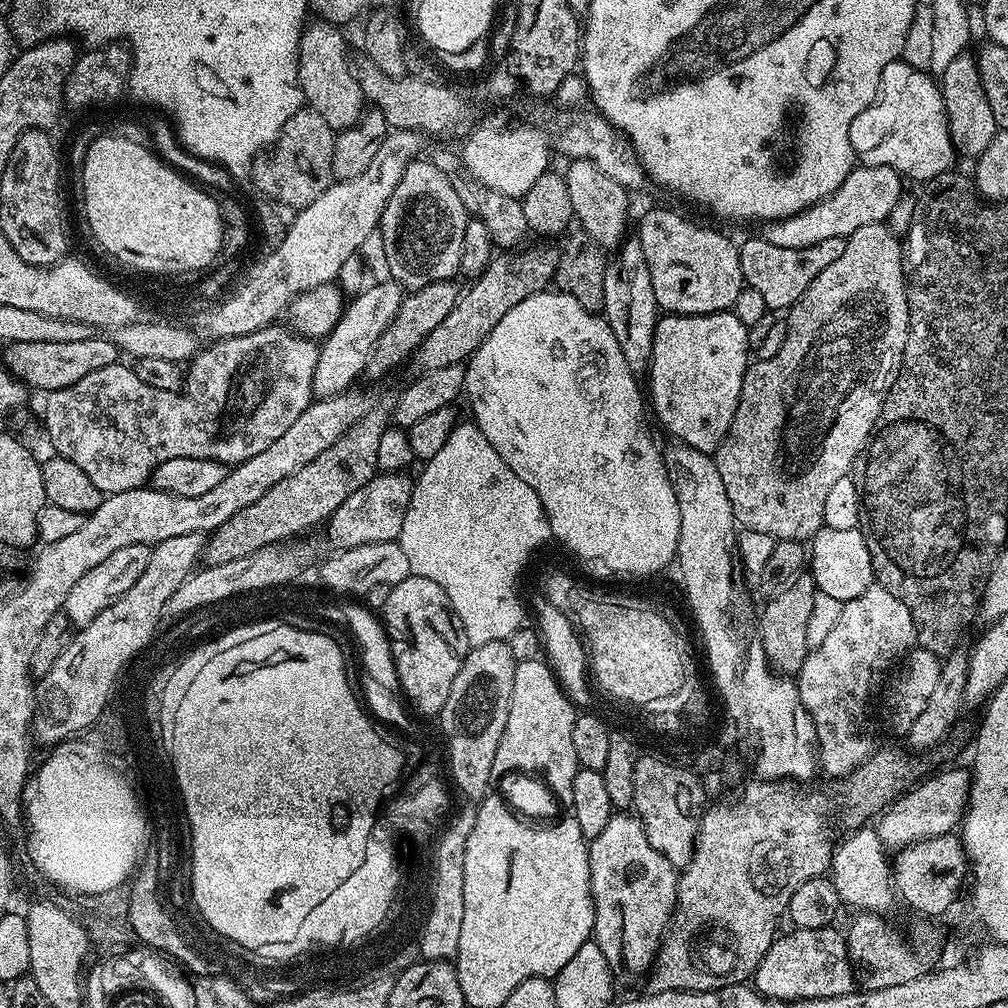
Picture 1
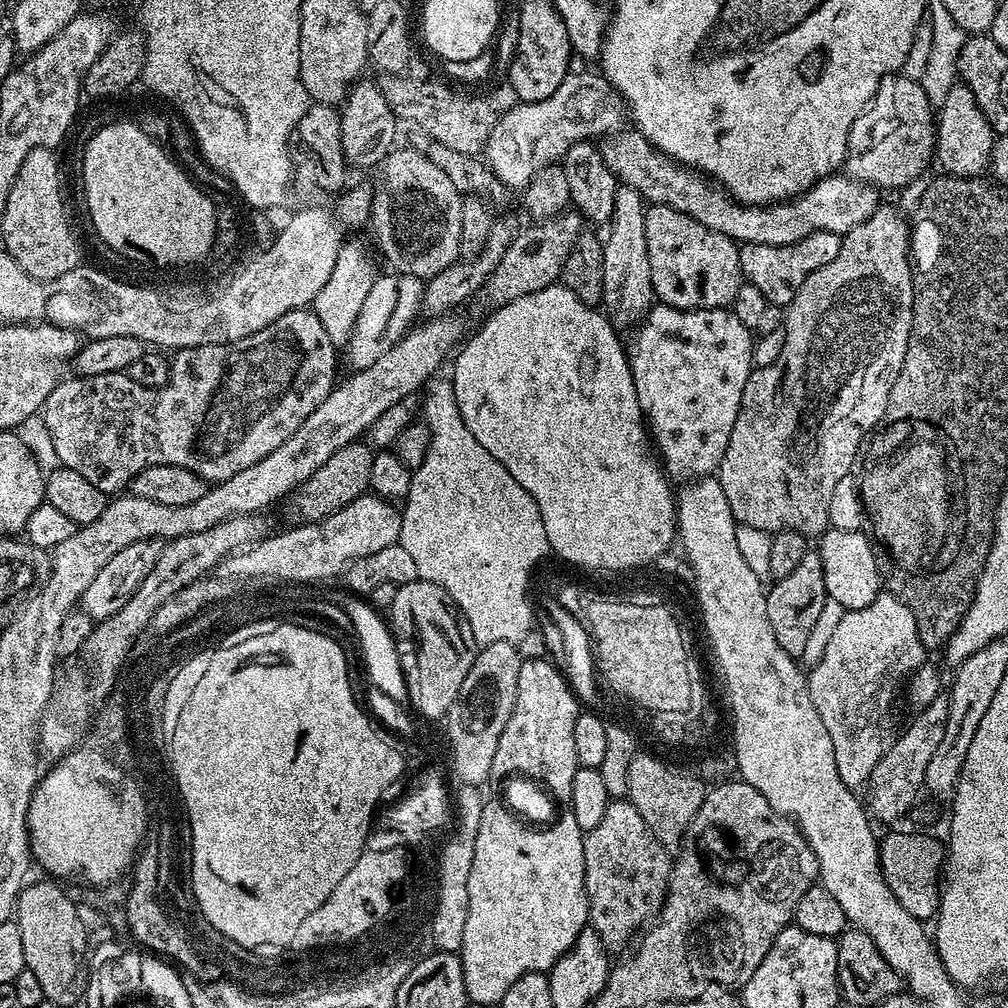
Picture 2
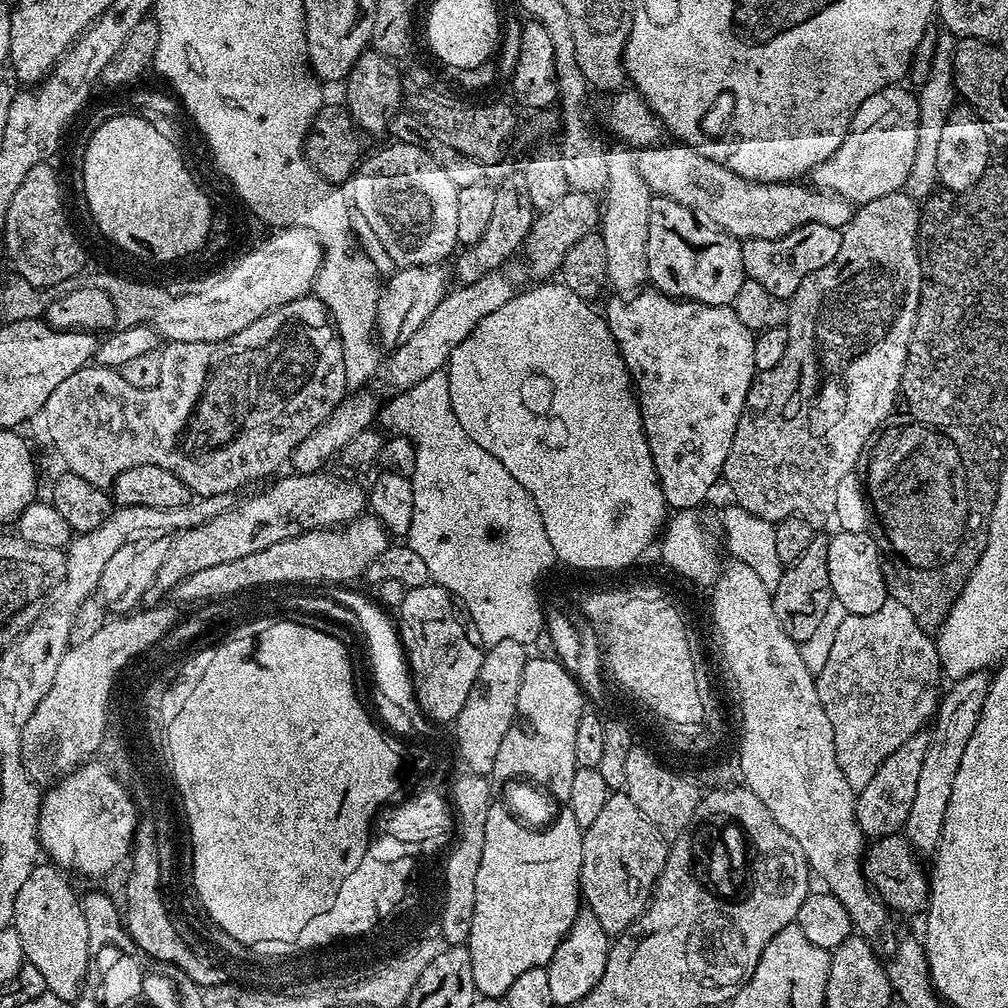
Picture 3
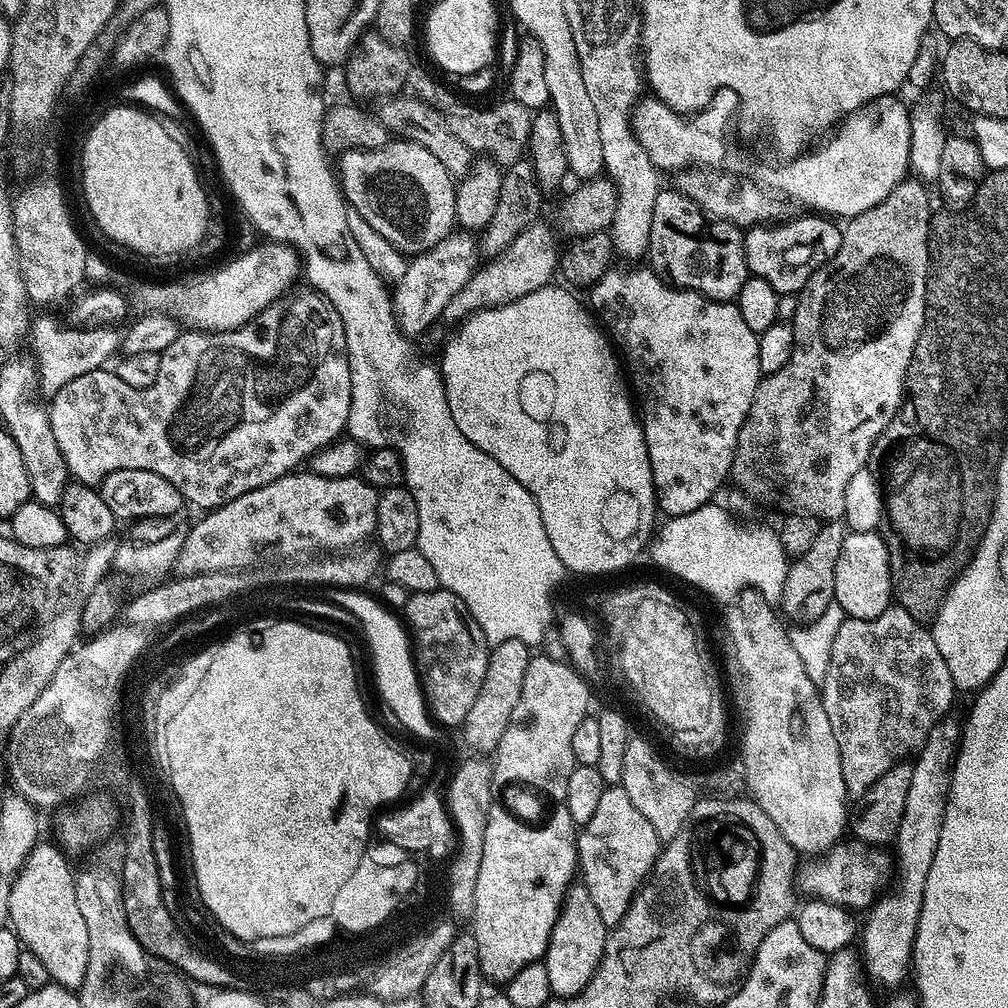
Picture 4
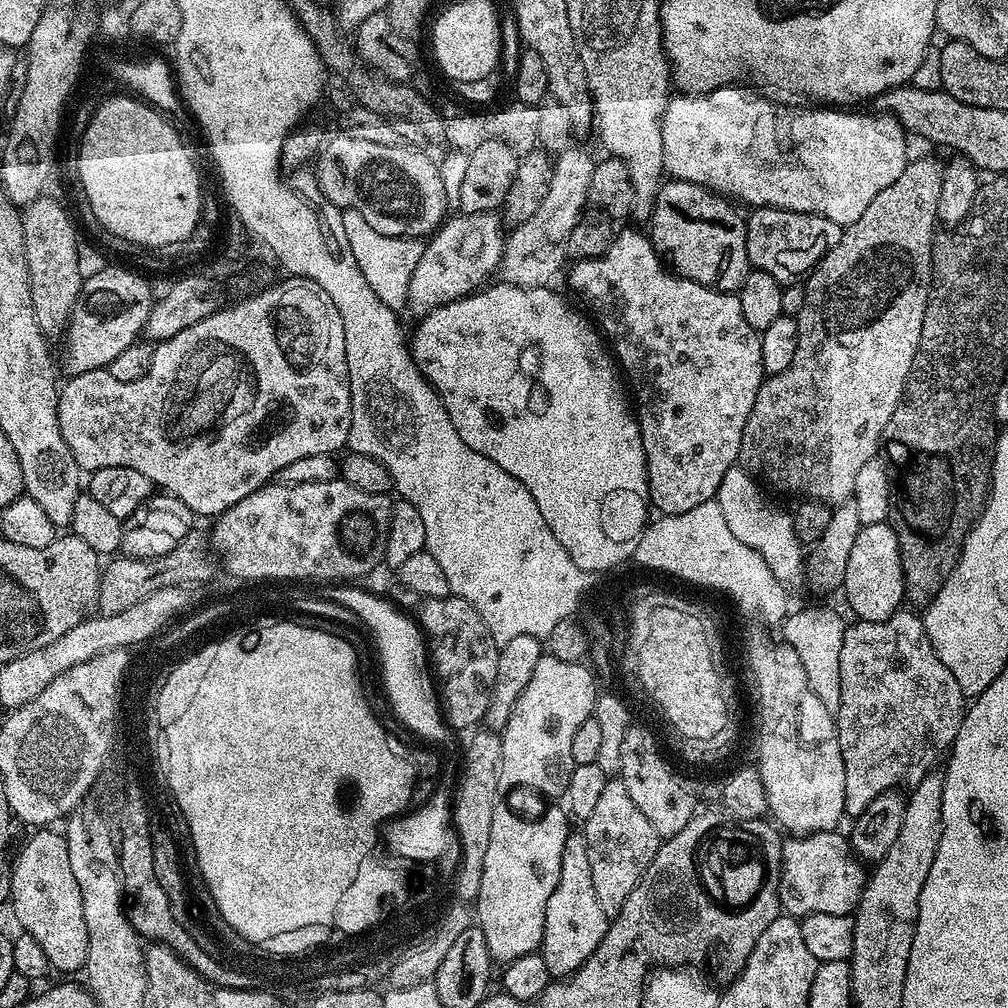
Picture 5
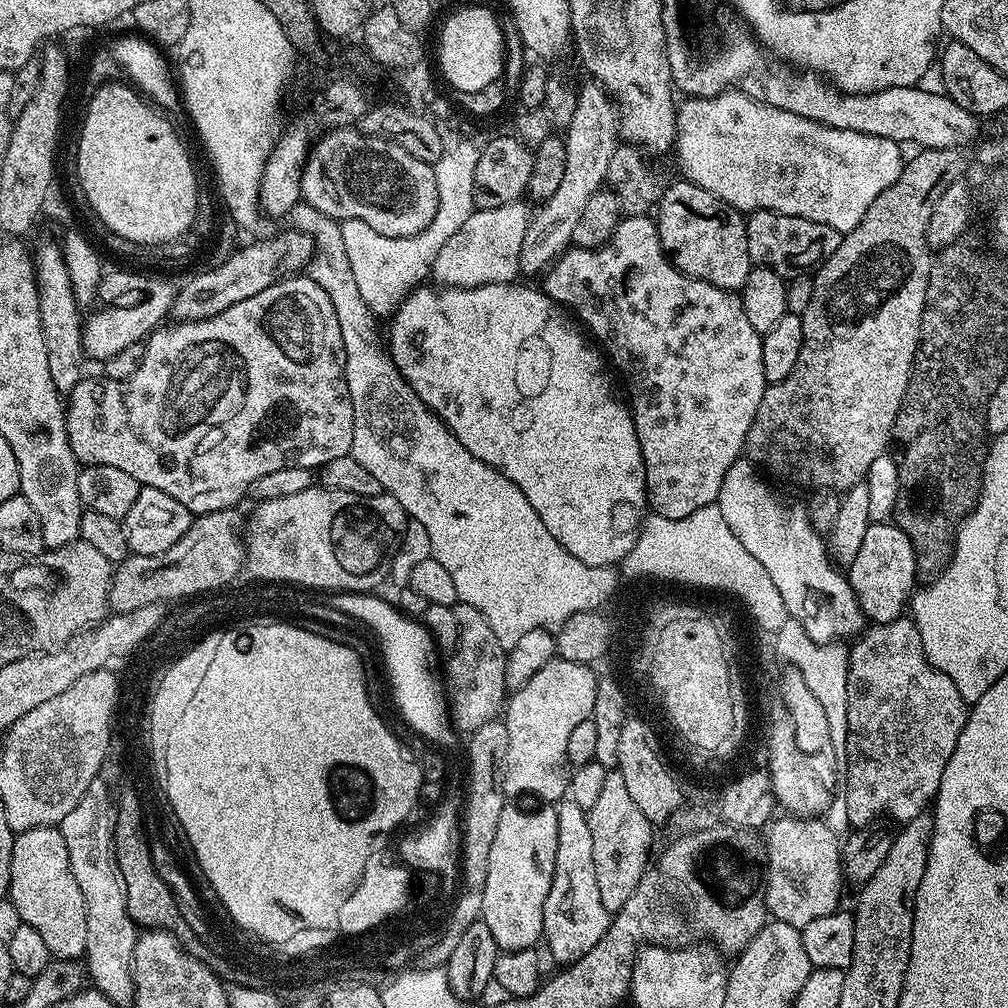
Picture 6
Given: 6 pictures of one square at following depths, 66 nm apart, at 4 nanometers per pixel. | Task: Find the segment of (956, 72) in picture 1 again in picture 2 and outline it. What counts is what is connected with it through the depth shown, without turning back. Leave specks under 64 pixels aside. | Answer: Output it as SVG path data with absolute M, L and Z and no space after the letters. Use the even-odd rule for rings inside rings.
M957 82L950 90L946 100L938 108L934 120L934 160L941 164L943 171L949 176L966 176L976 178L980 172L992 162L992 146L994 133L986 114L978 106L978 98L970 94L963 82Z

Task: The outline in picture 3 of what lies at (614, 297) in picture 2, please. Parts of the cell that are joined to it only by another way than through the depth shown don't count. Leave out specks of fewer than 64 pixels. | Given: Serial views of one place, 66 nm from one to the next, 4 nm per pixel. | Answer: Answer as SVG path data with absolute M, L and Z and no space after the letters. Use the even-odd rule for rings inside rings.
M614 146L608 148L606 163L610 178L608 189L602 193L602 219L598 225L598 231L602 242L606 242L606 274L609 285L613 289L616 287L617 293L632 294L649 283L646 246L650 234L650 202L654 193L650 190L650 186L646 186L642 174L638 174L635 155L627 147L616 147L620 148L614 148Z

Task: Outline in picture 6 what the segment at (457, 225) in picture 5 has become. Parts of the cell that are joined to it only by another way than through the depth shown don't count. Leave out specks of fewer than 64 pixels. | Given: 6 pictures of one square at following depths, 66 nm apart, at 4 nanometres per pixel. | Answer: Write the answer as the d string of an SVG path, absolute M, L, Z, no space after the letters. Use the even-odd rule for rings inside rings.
M524 202L507 204L506 206L494 206L493 208L476 208L462 222L462 230L458 230L438 250L438 258L434 258L431 279L437 285L446 288L477 288L483 284L511 284L521 275L519 254L522 251L522 240L526 236L526 230L530 219L530 209Z

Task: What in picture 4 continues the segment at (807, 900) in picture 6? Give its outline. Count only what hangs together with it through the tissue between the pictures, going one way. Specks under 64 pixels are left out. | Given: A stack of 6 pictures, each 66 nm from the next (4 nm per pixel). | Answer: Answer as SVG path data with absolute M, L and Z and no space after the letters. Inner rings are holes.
M845 838L827 852L813 855L796 869L799 895L814 900L825 900L849 910L867 910L889 887L894 876L894 860L883 847L863 844L855 838Z

